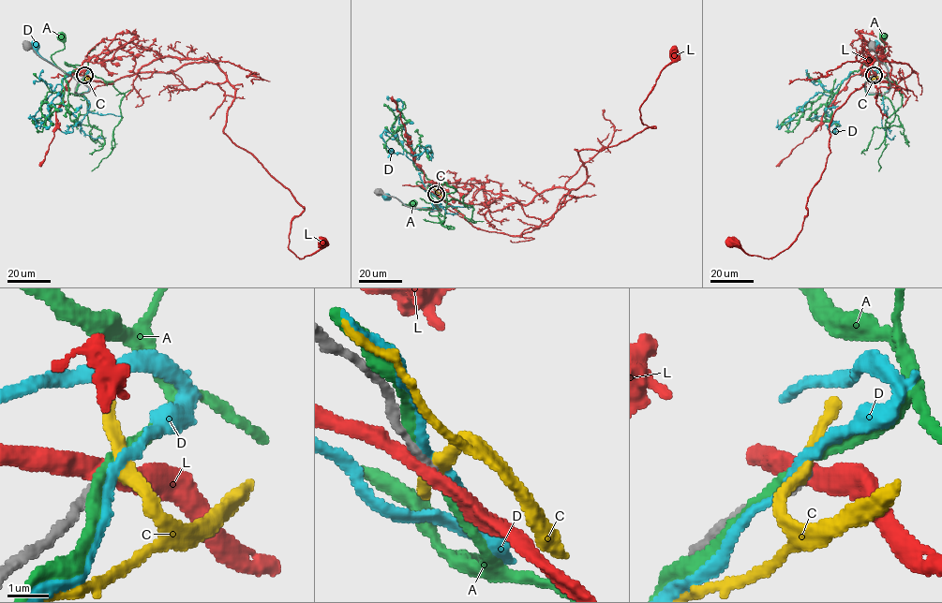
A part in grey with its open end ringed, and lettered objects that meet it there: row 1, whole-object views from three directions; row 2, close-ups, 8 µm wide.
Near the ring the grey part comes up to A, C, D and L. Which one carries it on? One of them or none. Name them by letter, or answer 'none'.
none

